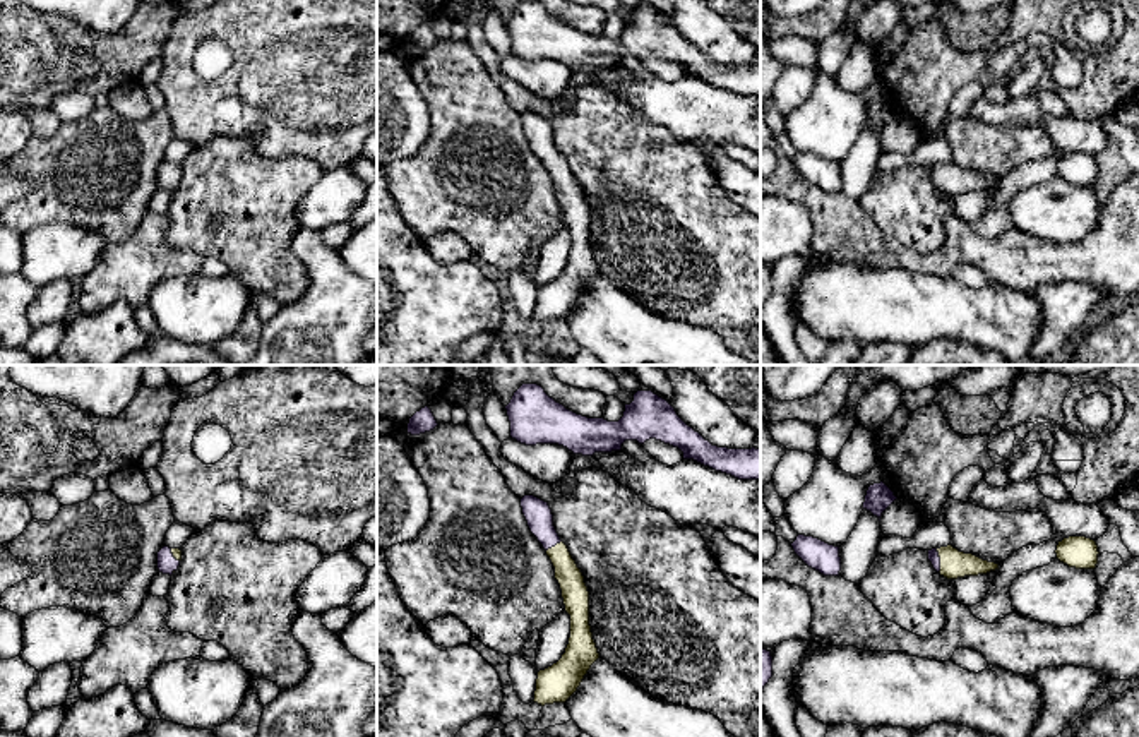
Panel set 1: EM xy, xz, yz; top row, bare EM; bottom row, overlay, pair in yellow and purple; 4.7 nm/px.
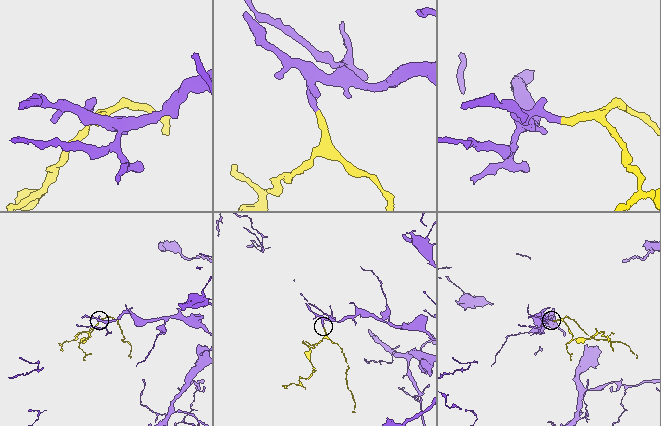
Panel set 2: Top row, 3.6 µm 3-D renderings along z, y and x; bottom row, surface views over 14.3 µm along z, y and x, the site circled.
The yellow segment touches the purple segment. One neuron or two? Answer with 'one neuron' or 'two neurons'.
one neuron

